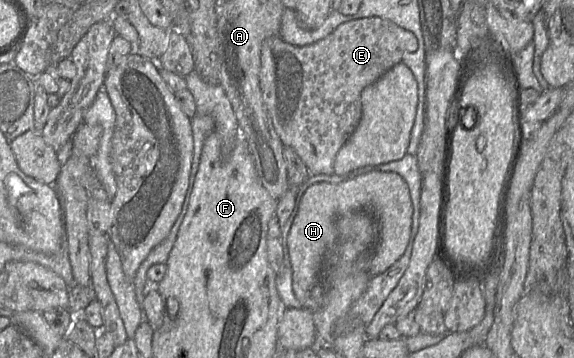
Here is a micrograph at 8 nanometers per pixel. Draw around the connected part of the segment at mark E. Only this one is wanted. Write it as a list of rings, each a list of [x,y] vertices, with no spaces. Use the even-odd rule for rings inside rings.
[[[380,17],[350,20],[339,25],[326,38],[309,45],[295,46],[279,35],[263,41],[260,68],[263,102],[282,143],[294,149],[311,175],[335,174],[335,157],[356,130],[362,116],[363,89],[402,62],[405,53],[415,52],[417,48],[418,40],[412,32]]]

